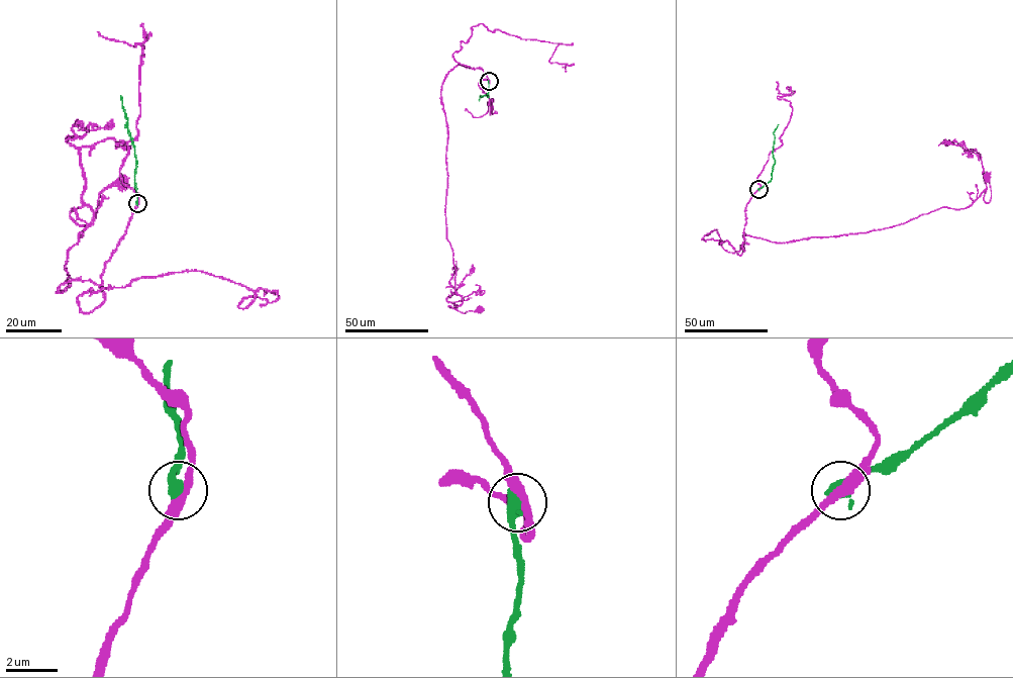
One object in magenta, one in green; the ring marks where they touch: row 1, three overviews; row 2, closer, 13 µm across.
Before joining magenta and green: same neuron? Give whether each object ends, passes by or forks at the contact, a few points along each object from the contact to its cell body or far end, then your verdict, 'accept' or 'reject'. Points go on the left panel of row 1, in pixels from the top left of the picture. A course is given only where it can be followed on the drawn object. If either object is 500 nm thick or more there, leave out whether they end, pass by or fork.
magenta via (137, 203), (102, 285), (59, 292), (93, 219), (70, 213), (88, 225), (120, 181) | green via (137, 203), (136, 159), (120, 95) | reject

